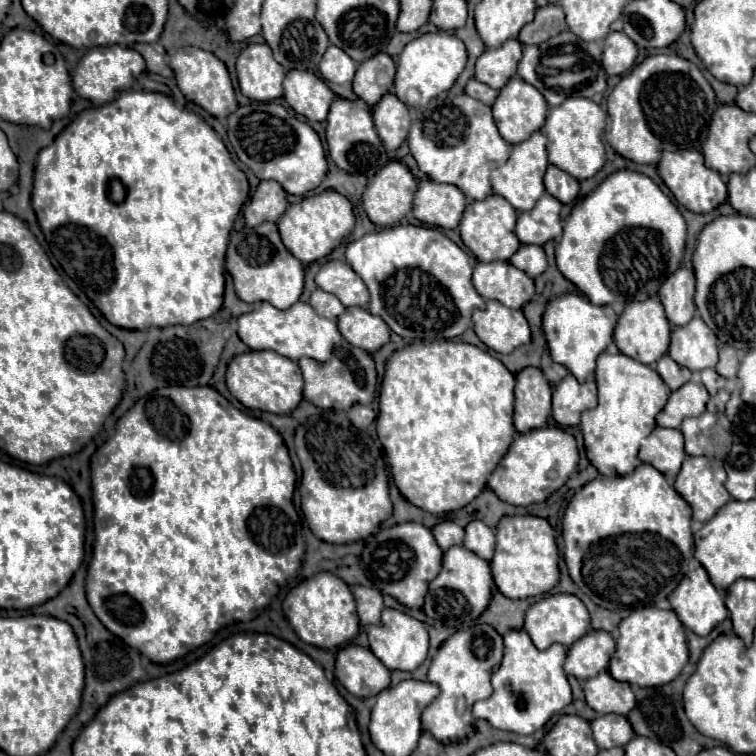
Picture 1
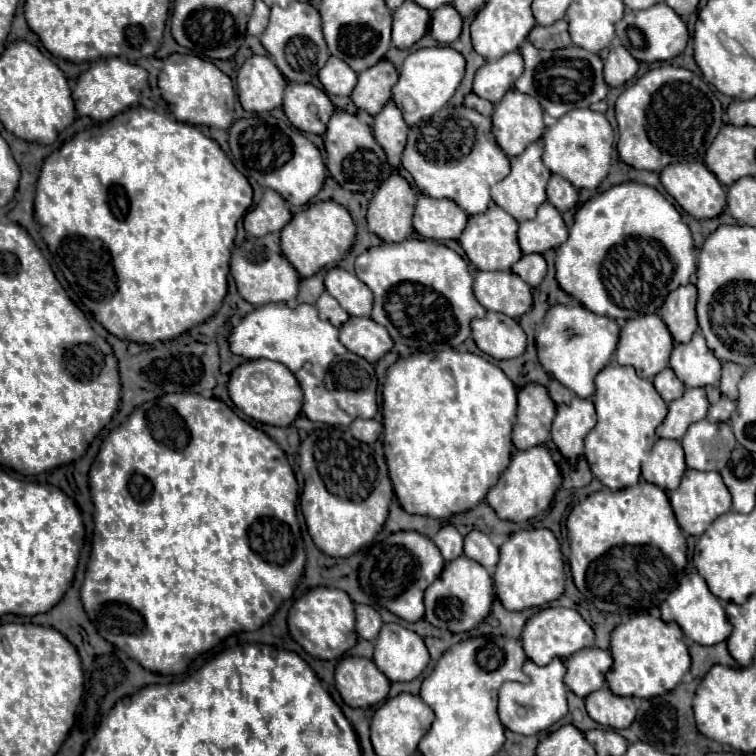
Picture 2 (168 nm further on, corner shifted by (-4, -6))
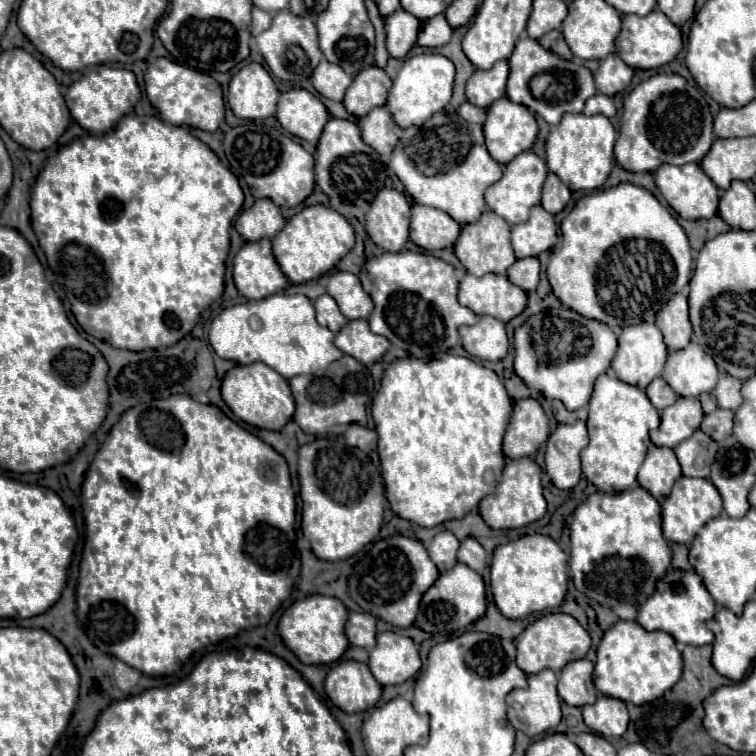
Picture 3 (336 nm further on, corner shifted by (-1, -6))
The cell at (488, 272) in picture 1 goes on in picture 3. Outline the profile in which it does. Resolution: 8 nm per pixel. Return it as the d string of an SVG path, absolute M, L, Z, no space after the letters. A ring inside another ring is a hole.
M487 273L483 277L463 275L459 285L459 303L477 315L491 315L499 321L511 321L527 307L527 293L513 285L507 275Z

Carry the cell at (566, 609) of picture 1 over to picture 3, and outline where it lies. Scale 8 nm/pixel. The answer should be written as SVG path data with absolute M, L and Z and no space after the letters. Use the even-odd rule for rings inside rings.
M547 613L541 615L535 623L531 623L517 639L517 665L527 673L539 673L543 669L553 669L555 673L561 671L569 661L581 659L587 655L591 647L591 637L589 633L579 625L579 621L567 613Z

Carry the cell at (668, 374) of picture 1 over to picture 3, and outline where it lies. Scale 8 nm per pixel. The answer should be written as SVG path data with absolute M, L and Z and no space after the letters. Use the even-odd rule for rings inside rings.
M657 377L649 383L649 387L645 389L647 397L651 399L651 403L661 411L669 405L673 405L673 401L677 401L677 393L669 387L669 383L663 377Z

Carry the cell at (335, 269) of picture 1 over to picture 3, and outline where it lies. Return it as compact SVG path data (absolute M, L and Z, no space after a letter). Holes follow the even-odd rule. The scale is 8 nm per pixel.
M333 271L325 279L327 293L341 305L341 313L345 313L347 319L367 319L373 311L371 297L363 291L361 281L353 273L345 271Z

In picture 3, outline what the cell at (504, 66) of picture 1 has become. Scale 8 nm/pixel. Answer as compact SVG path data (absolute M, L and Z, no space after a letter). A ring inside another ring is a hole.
M497 61L491 69L477 69L467 81L467 101L487 109L495 99L505 95L509 63Z

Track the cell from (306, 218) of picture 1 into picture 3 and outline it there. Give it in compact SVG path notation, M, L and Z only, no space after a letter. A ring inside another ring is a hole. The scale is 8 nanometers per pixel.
M311 205L293 215L285 227L273 237L273 253L281 271L291 283L305 283L329 273L341 257L355 245L355 233L349 221L327 205Z

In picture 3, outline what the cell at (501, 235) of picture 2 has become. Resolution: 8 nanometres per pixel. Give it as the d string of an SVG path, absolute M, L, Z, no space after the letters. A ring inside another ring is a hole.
M485 211L477 223L469 223L461 229L461 235L455 243L455 255L465 265L465 269L475 277L481 277L485 273L505 273L517 261L509 233L511 225L503 217L499 217L493 211Z

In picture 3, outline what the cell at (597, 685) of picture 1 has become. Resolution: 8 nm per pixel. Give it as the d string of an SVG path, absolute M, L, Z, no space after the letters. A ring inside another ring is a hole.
M599 695L593 705L583 705L581 711L585 725L603 737L623 735L627 731L629 713L625 703L619 699Z

